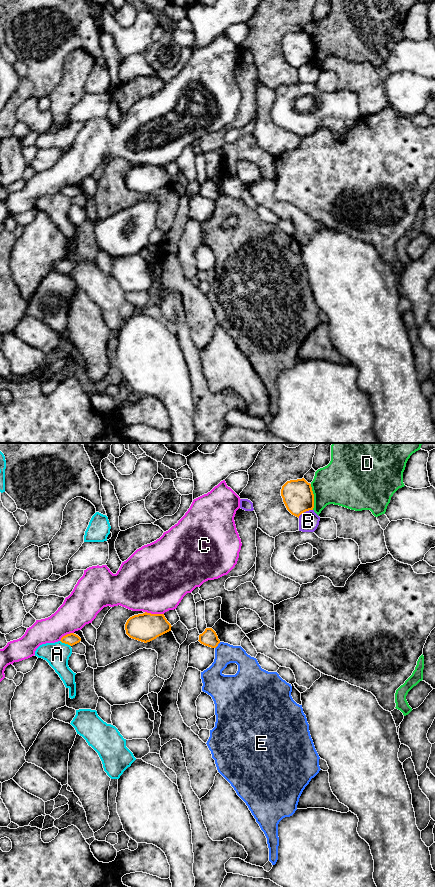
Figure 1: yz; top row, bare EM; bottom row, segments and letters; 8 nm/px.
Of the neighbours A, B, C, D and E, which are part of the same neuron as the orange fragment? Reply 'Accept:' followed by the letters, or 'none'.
Accept: none

